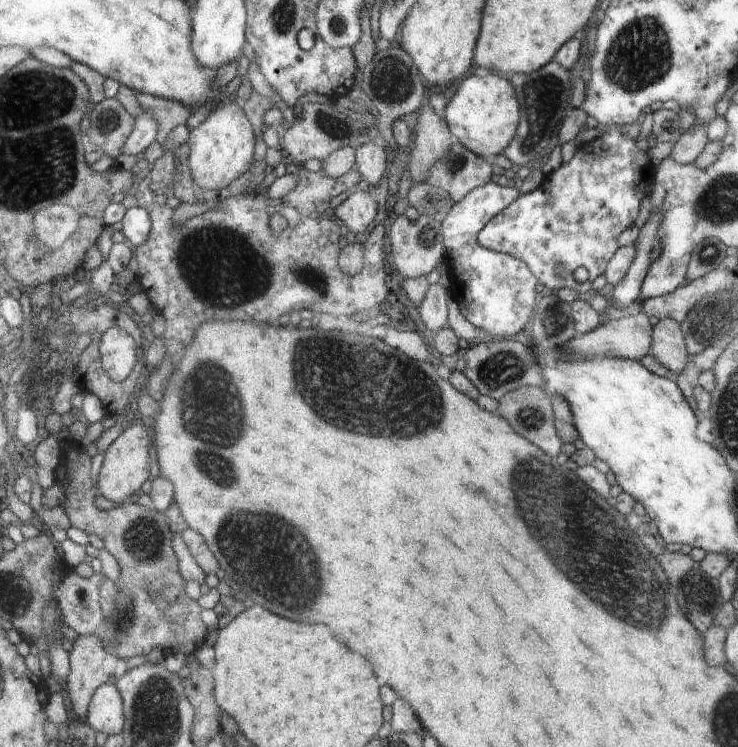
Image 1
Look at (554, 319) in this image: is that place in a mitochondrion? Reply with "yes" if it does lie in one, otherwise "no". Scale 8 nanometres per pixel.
yes

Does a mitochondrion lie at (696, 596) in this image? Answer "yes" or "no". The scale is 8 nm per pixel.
yes

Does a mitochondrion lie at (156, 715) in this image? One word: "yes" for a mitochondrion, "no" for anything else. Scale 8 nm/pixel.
yes

